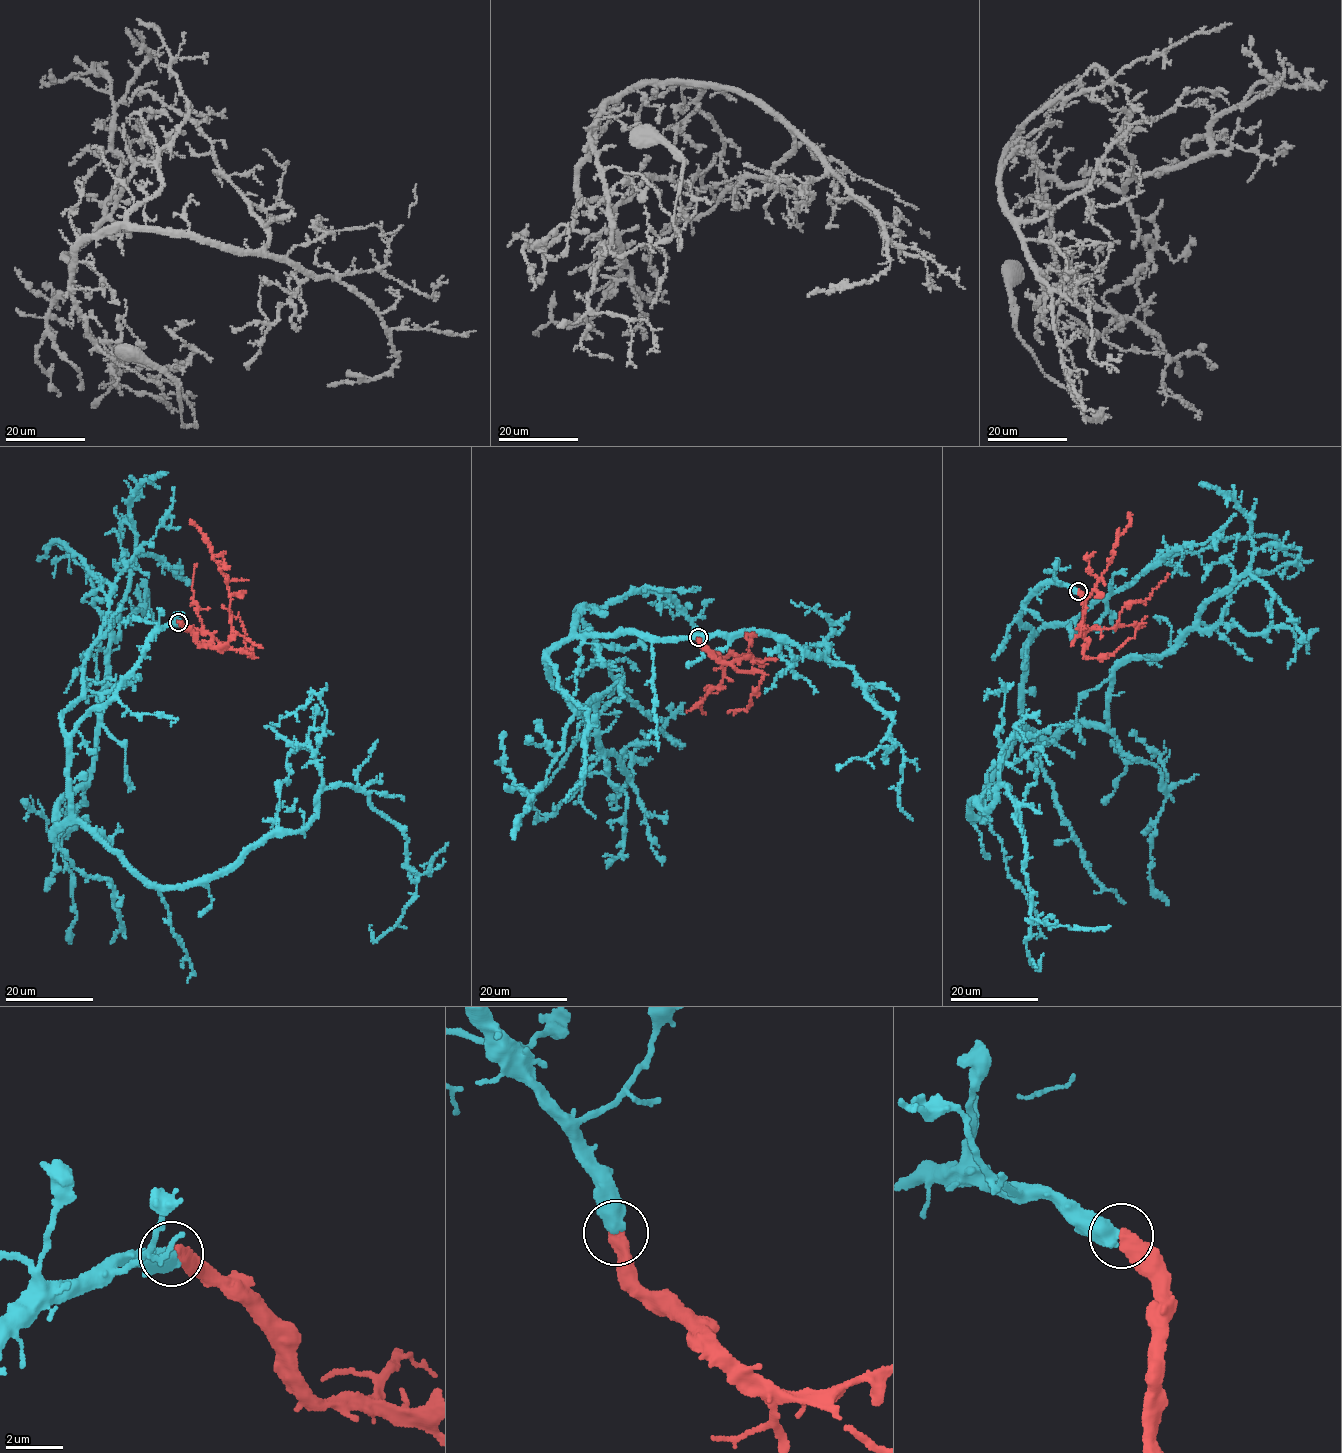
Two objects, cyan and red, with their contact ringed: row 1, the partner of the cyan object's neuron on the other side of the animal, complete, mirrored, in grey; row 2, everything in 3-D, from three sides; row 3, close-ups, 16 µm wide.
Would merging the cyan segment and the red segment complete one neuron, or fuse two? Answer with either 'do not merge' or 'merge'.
merge

